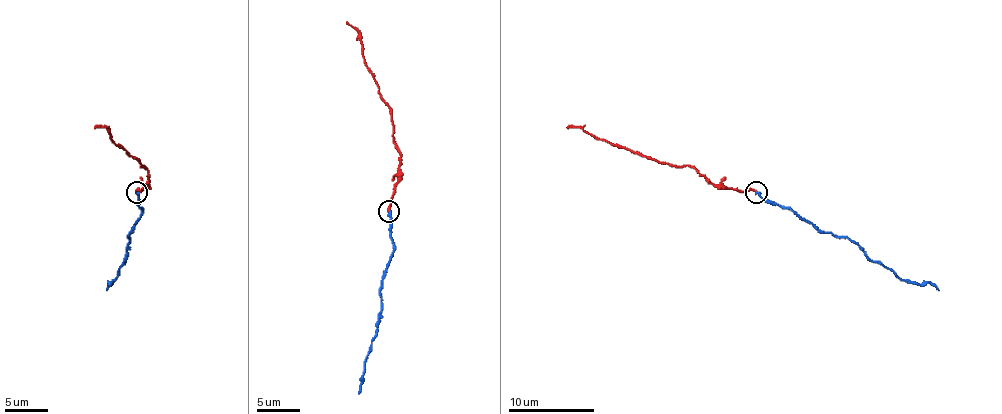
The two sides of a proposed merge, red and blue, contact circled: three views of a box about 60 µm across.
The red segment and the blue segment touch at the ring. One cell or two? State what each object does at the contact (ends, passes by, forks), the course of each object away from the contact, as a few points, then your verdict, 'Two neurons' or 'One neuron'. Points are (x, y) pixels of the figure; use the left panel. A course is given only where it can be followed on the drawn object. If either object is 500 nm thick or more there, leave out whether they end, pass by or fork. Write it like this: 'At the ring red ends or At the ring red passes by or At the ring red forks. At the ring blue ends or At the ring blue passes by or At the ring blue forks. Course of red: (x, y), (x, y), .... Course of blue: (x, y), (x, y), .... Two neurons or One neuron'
At the ring red ends. At the ring blue ends. Course of red: (137, 192), (148, 182), (148, 171), (111, 138), (107, 128), (94, 128). Course of blue: (137, 192), (141, 216), (128, 236), (126, 259), (107, 289). One neuron

